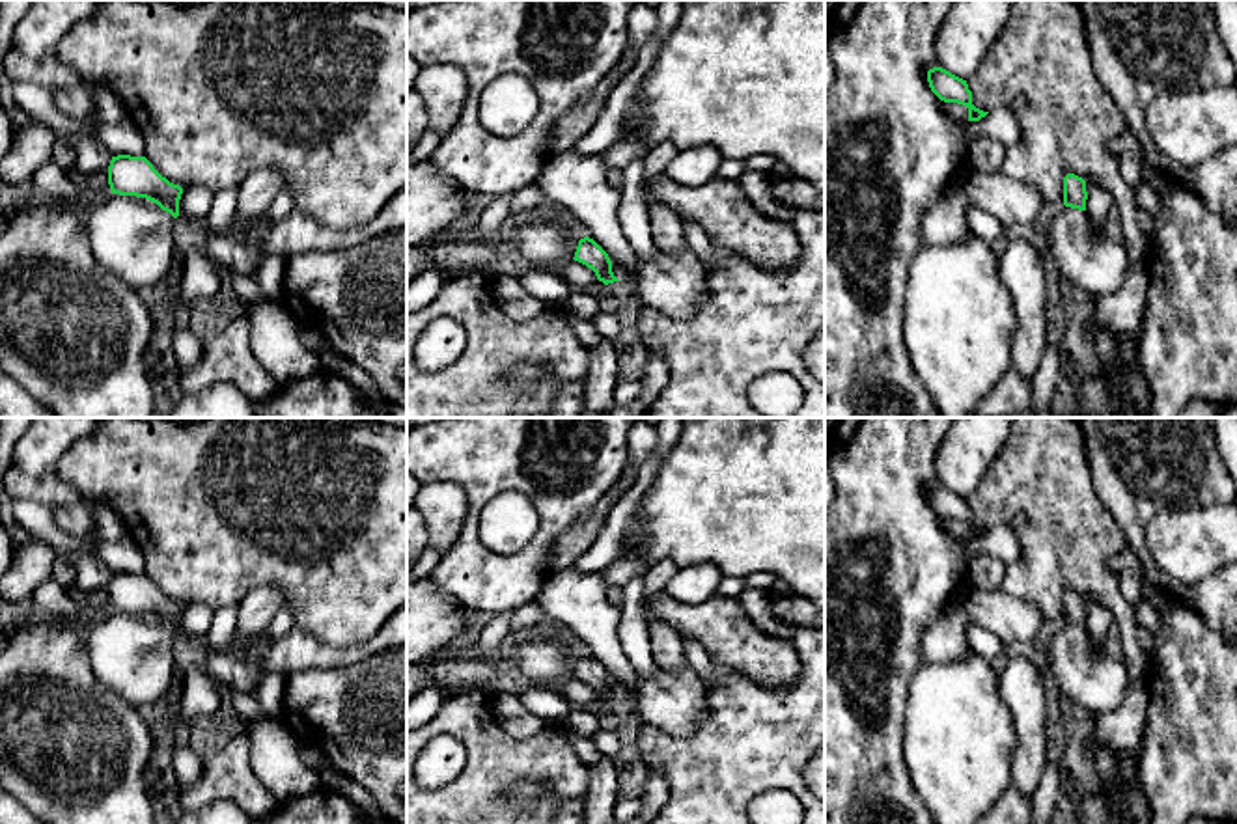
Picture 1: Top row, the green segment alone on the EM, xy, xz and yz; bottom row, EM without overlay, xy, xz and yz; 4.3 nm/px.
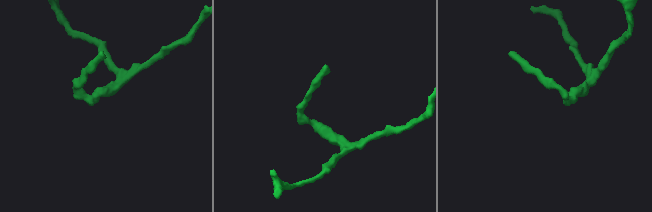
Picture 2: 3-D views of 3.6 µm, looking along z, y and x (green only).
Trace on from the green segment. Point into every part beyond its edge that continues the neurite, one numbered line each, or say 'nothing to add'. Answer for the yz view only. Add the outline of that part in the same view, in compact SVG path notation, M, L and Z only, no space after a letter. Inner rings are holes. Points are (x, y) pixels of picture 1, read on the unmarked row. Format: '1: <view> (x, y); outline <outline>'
1: yz (1084, 675); outline M1065 623L1052 634L1049 645L1049 667L1060 694L1069 701L1088 708L1091 714L1118 708L1131 684L1129 669L1123 660L1112 660L1105 656L1103 651L1097 651L1091 645L1086 628Z

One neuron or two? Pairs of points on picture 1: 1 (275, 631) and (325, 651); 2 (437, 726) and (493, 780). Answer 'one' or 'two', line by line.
1: two
2: one

